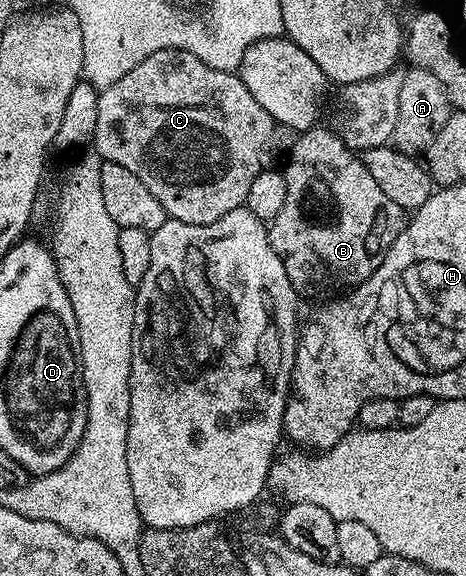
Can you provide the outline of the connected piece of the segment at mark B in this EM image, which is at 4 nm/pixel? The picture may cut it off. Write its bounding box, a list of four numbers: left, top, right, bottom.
[268,127,407,294]

